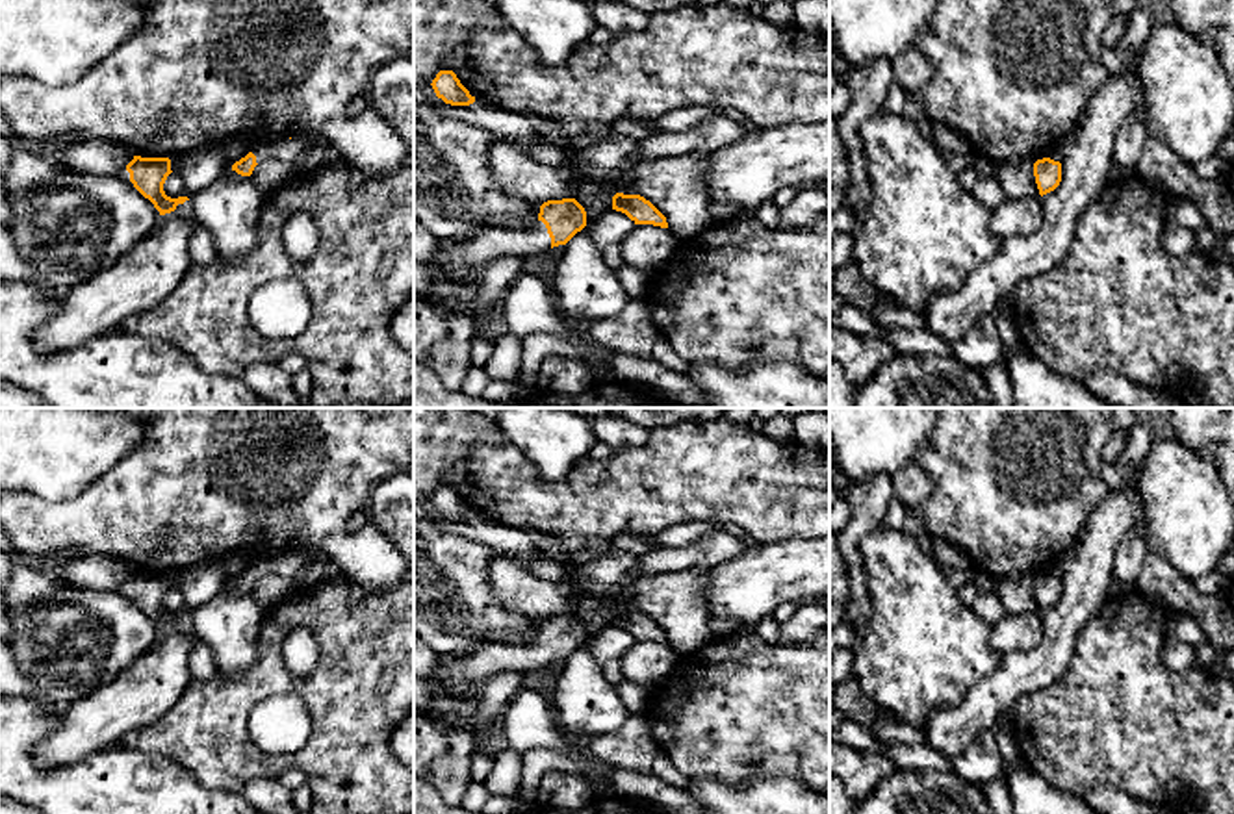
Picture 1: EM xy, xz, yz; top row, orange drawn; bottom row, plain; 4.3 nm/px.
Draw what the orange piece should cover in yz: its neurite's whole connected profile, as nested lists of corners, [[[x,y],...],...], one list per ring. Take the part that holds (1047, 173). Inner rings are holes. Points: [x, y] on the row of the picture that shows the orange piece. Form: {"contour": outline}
{"contour": [[[1050,158],[1037,159],[1034,163],[1034,176],[1039,195],[1054,191],[1061,182],[1061,163]]]}

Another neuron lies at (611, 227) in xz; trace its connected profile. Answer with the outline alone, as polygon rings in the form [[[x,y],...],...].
[[[611,208],[594,219],[590,226],[590,237],[592,243],[601,250],[611,243],[620,245],[635,226],[635,221],[631,221],[625,213]]]

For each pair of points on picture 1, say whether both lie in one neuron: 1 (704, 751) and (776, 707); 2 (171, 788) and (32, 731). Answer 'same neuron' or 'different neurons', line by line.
1: same neuron
2: same neuron

